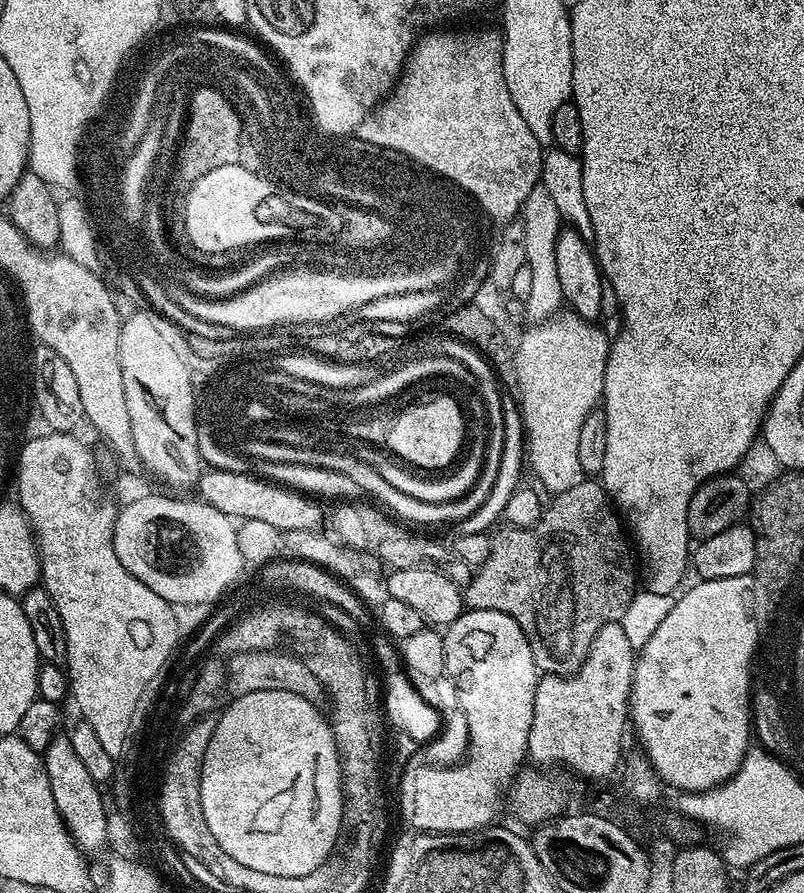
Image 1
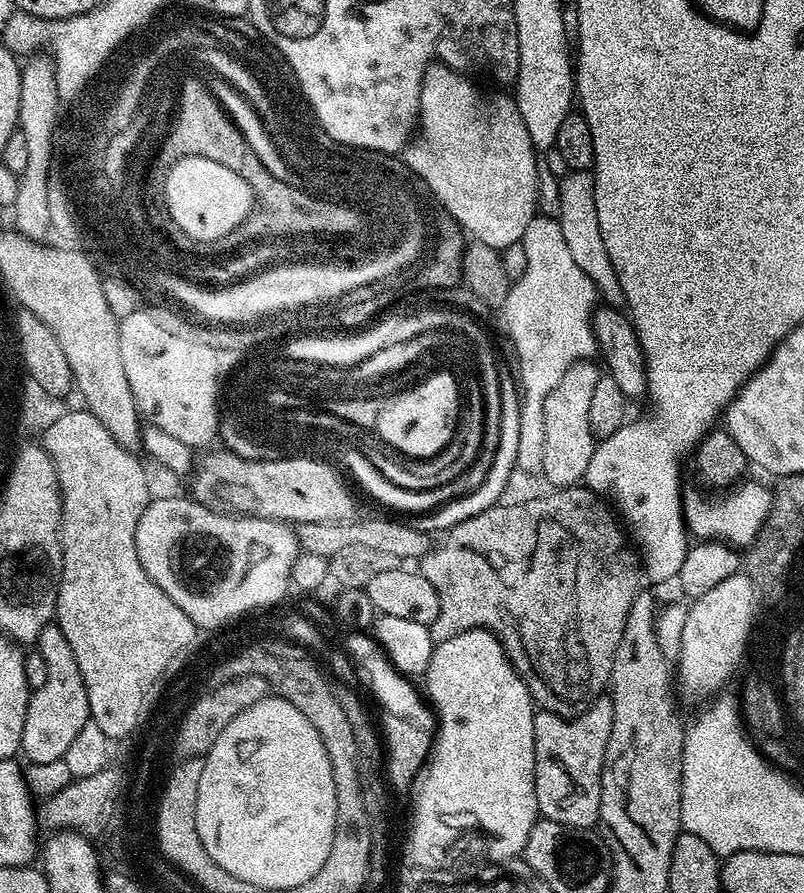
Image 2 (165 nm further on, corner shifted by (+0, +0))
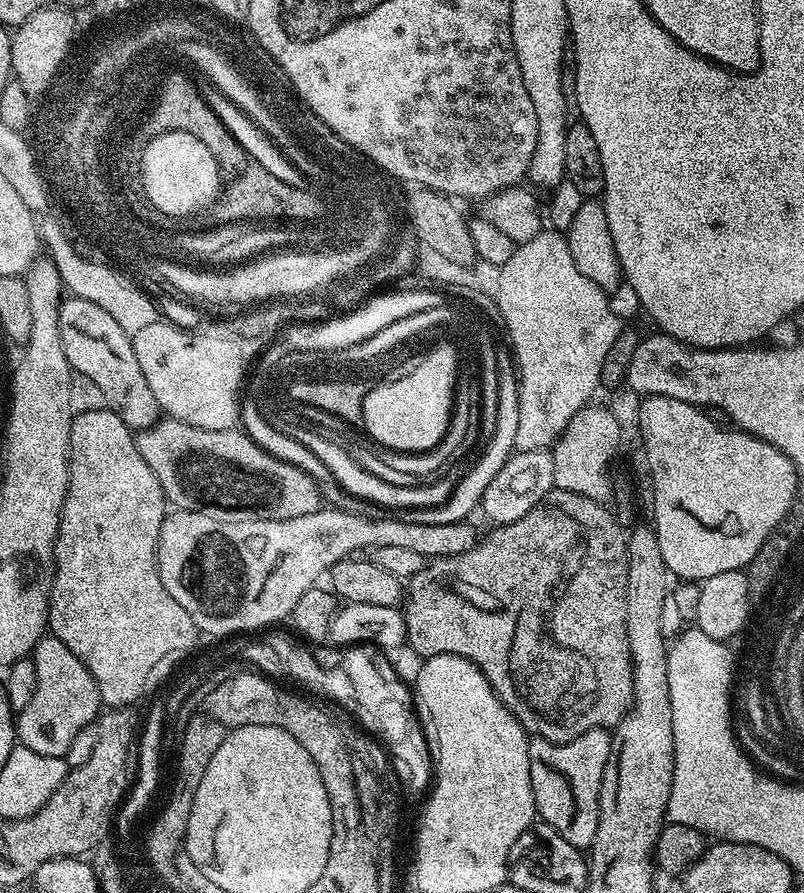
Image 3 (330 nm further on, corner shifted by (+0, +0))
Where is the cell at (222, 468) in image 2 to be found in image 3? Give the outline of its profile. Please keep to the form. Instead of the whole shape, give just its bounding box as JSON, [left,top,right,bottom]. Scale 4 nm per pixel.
[134,418,322,520]

